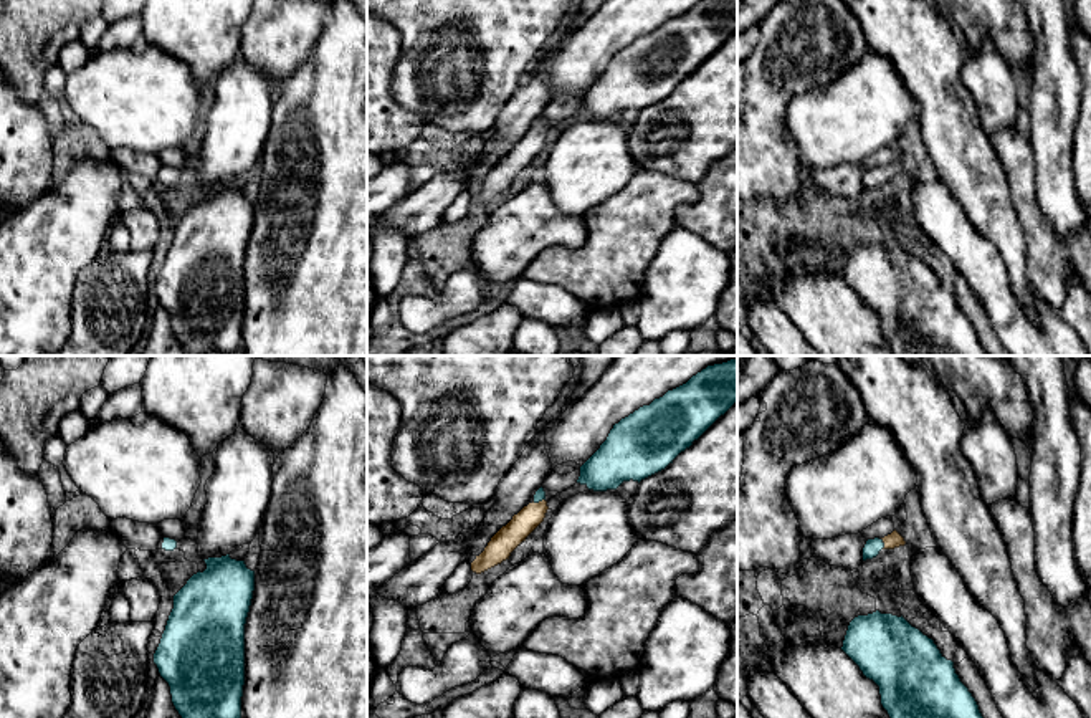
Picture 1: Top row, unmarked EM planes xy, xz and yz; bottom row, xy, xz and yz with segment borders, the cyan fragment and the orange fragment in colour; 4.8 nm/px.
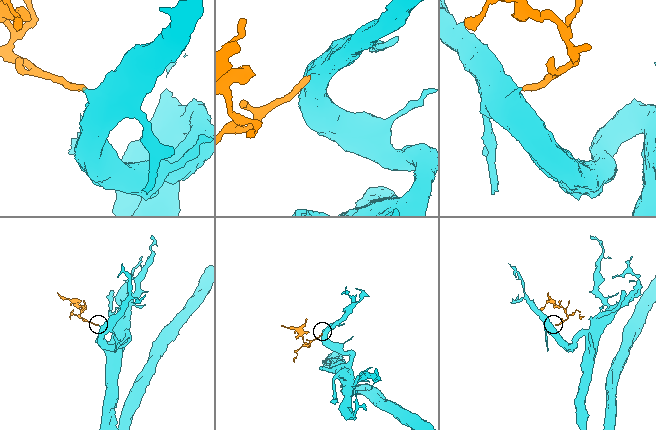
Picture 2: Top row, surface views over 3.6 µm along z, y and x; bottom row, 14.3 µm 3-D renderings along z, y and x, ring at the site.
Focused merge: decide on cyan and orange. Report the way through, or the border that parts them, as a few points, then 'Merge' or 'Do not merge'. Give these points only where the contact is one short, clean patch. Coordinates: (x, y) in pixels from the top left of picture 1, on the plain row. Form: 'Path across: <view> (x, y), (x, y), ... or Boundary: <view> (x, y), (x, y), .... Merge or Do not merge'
Path across: yz (873, 176), (883, 172), (895, 169). Merge

